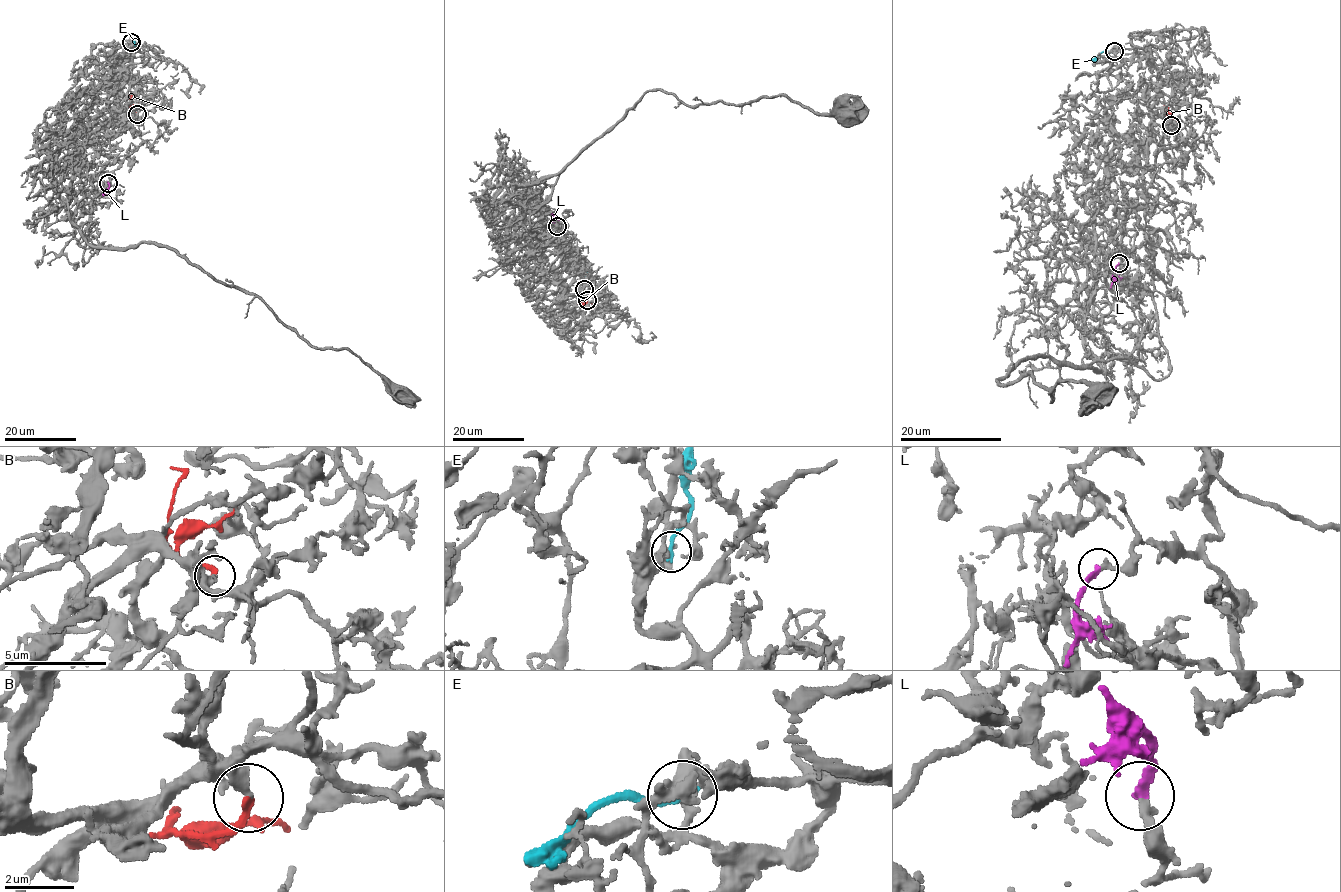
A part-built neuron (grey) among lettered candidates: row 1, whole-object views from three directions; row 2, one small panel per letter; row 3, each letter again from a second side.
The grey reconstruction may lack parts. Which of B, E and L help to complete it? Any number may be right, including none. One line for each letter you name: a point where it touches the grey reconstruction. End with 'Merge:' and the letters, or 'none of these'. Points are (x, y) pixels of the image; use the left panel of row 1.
L: contact (108, 183)
Merge: L

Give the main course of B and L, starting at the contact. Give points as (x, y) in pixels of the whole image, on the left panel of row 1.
B: (136, 113), (128, 104), (129, 95)
L: (108, 182), (108, 191), (103, 195)

